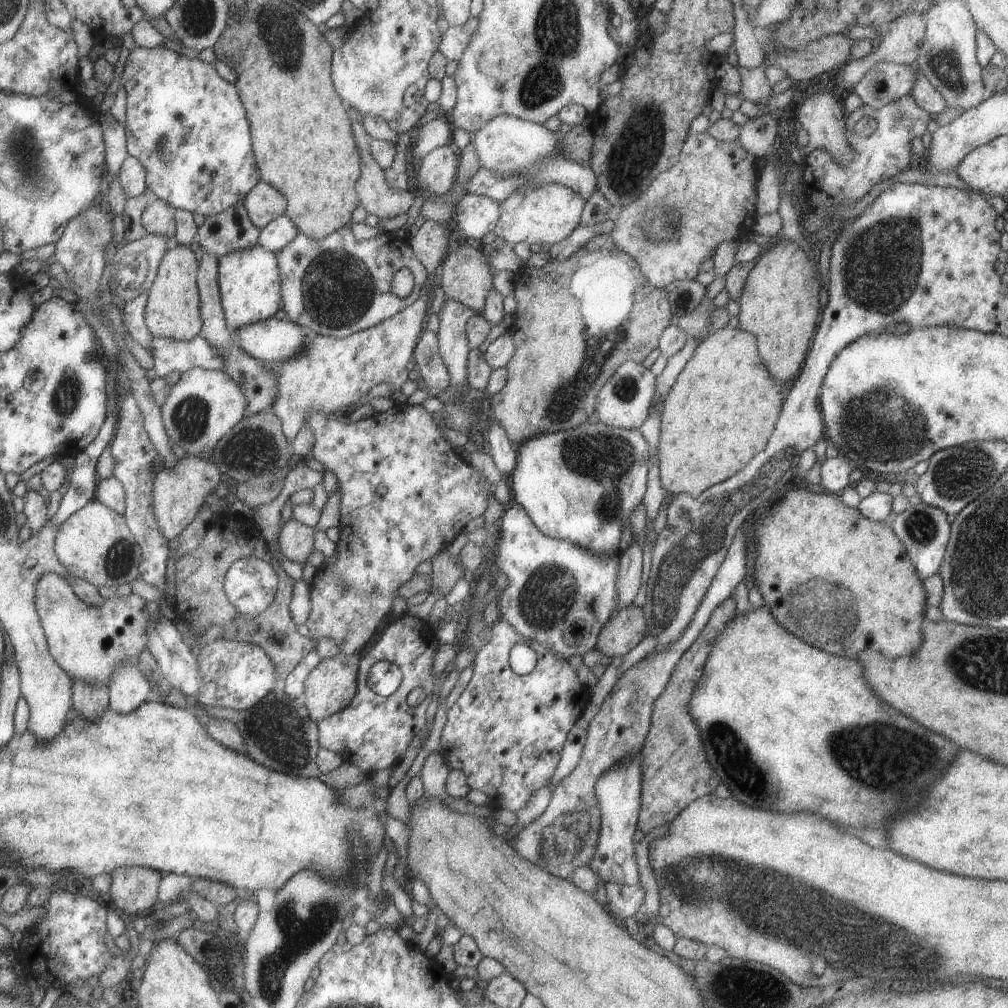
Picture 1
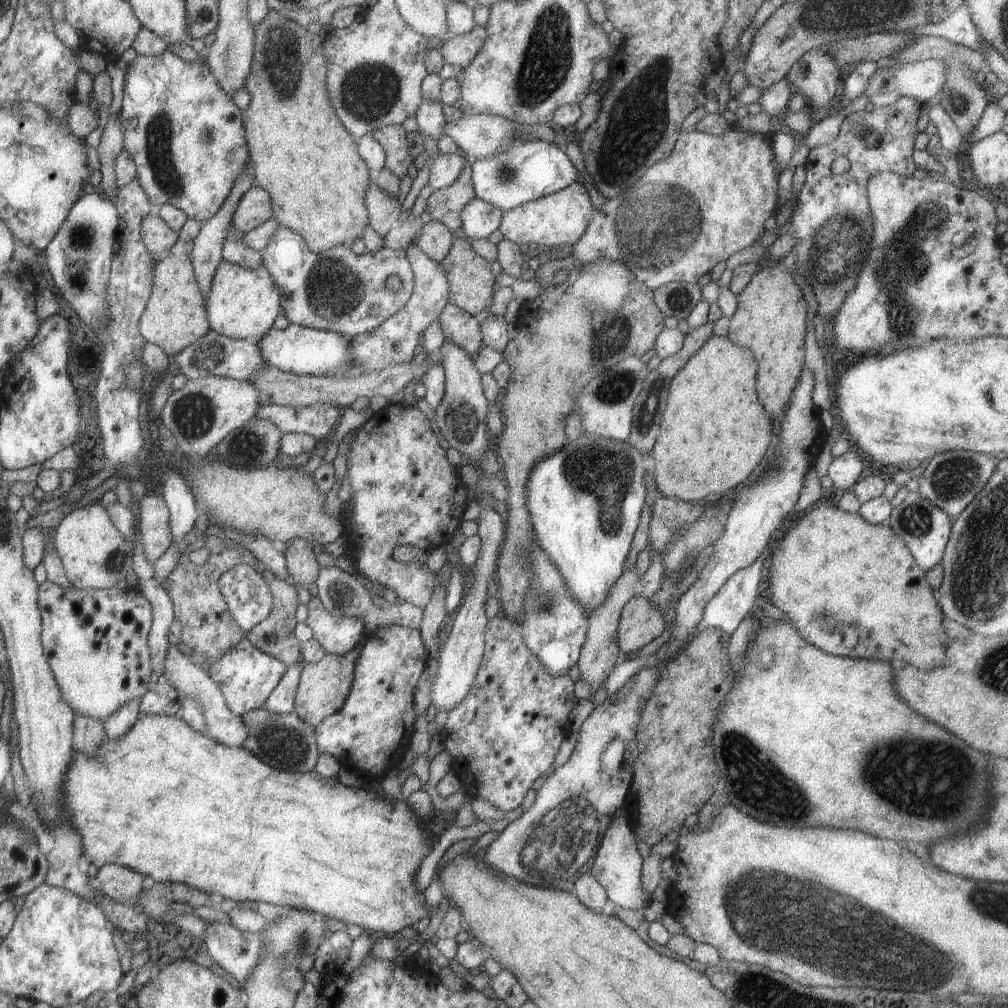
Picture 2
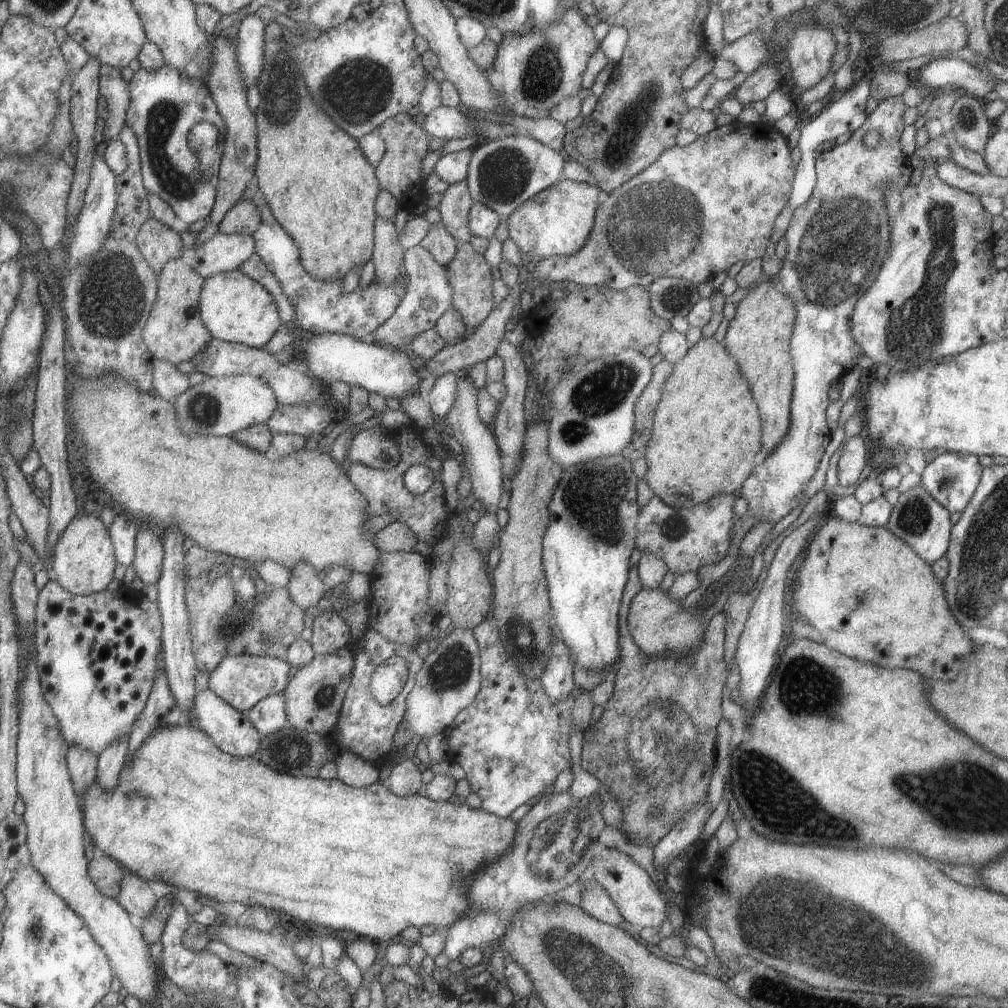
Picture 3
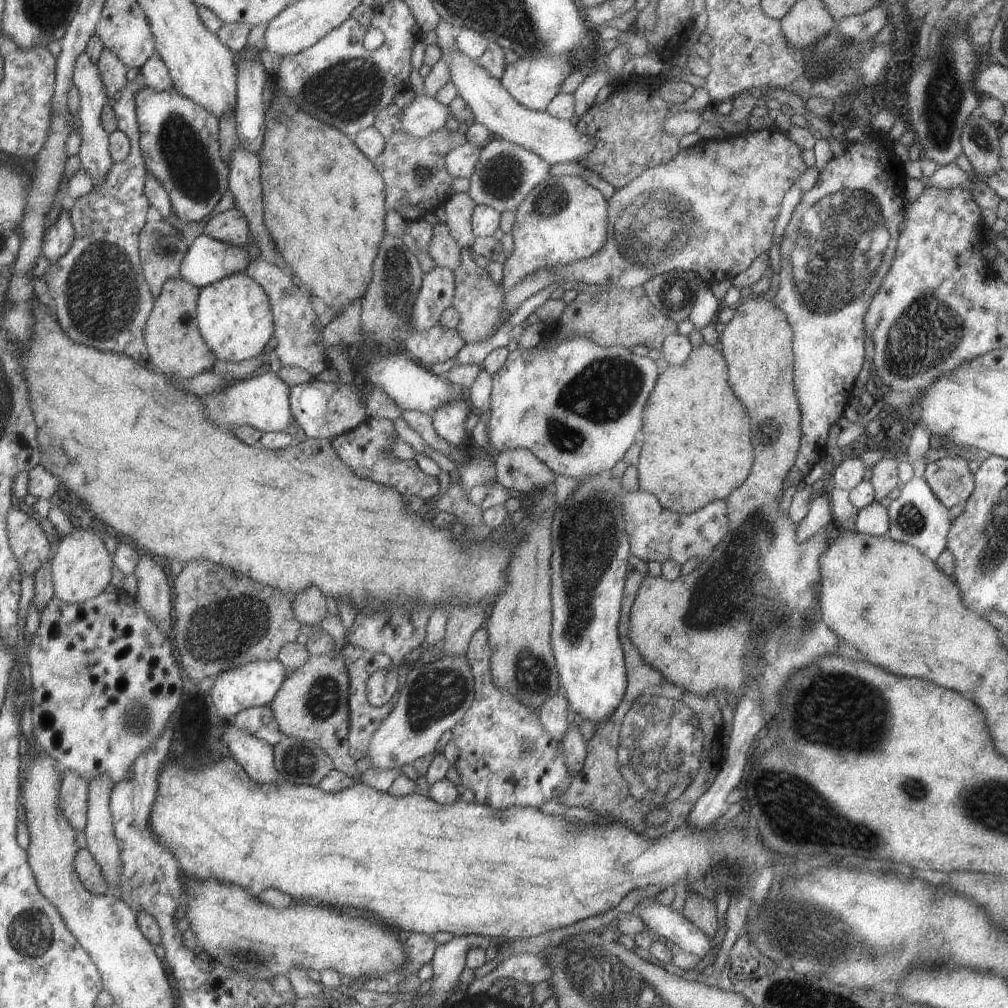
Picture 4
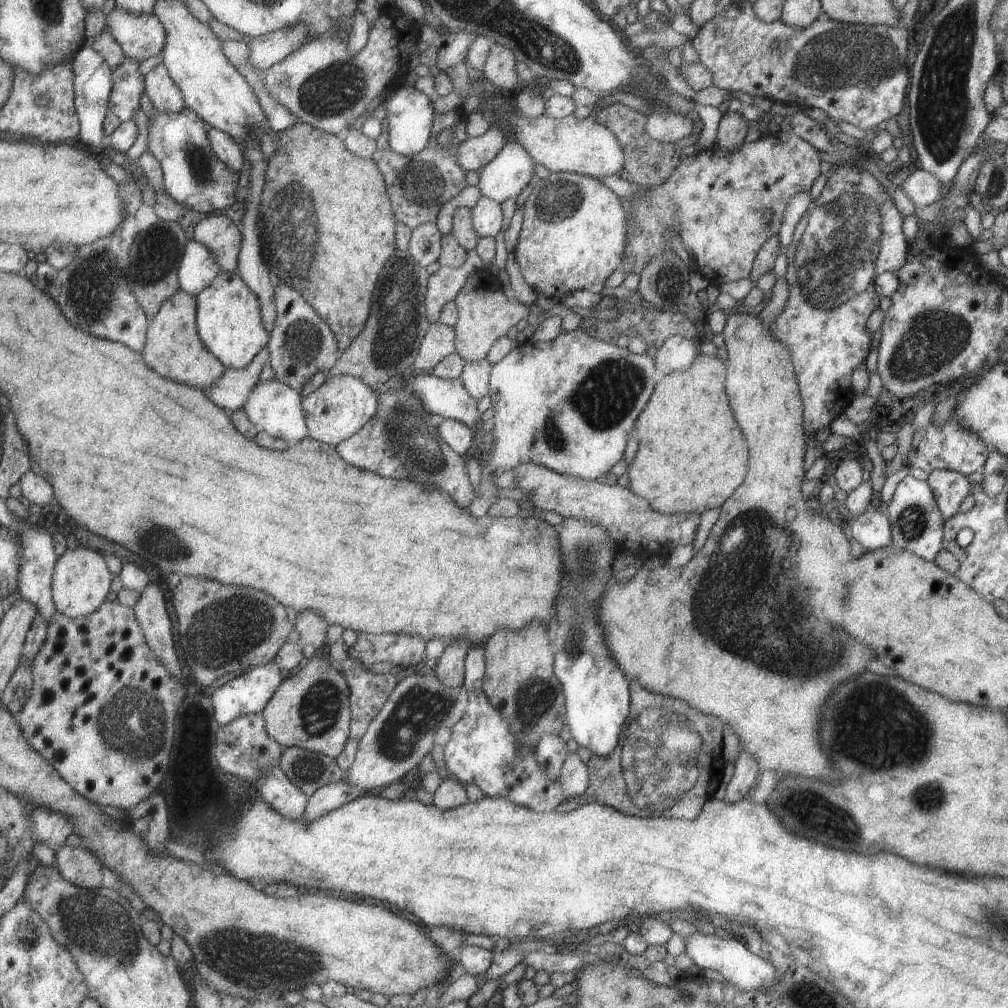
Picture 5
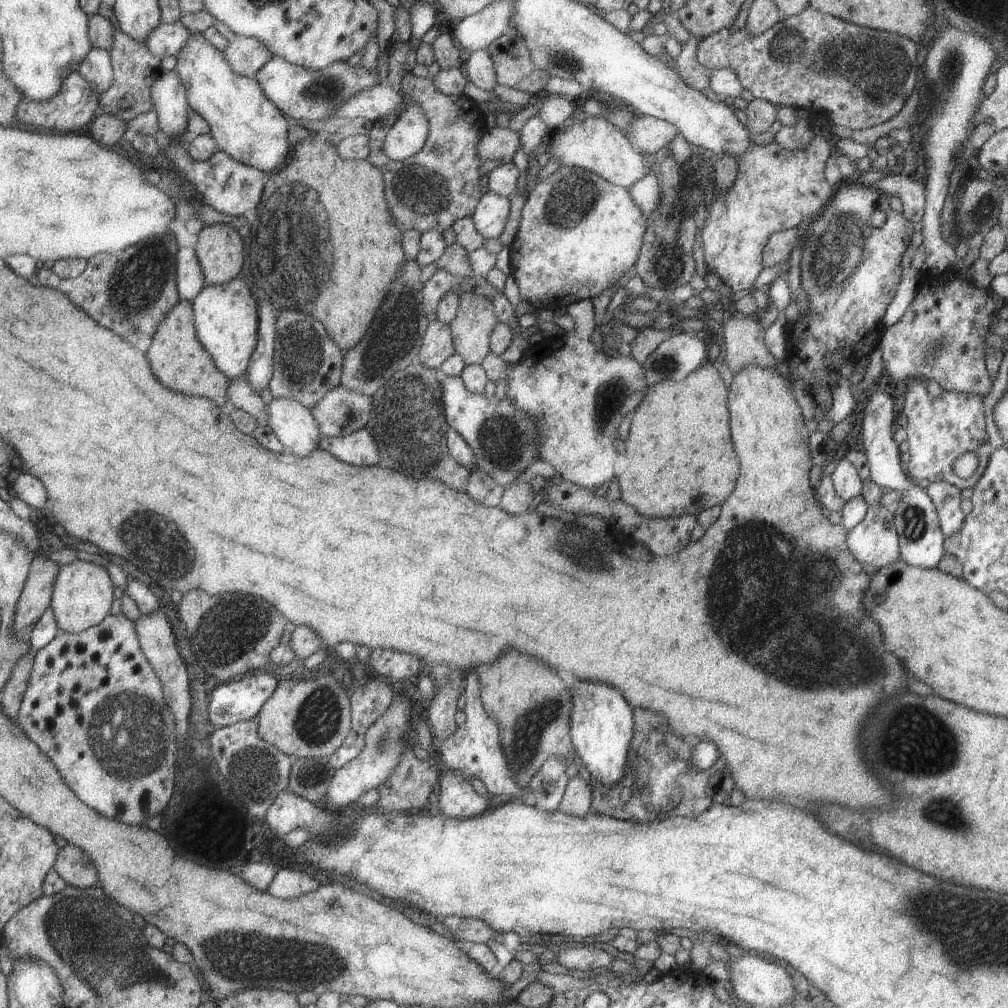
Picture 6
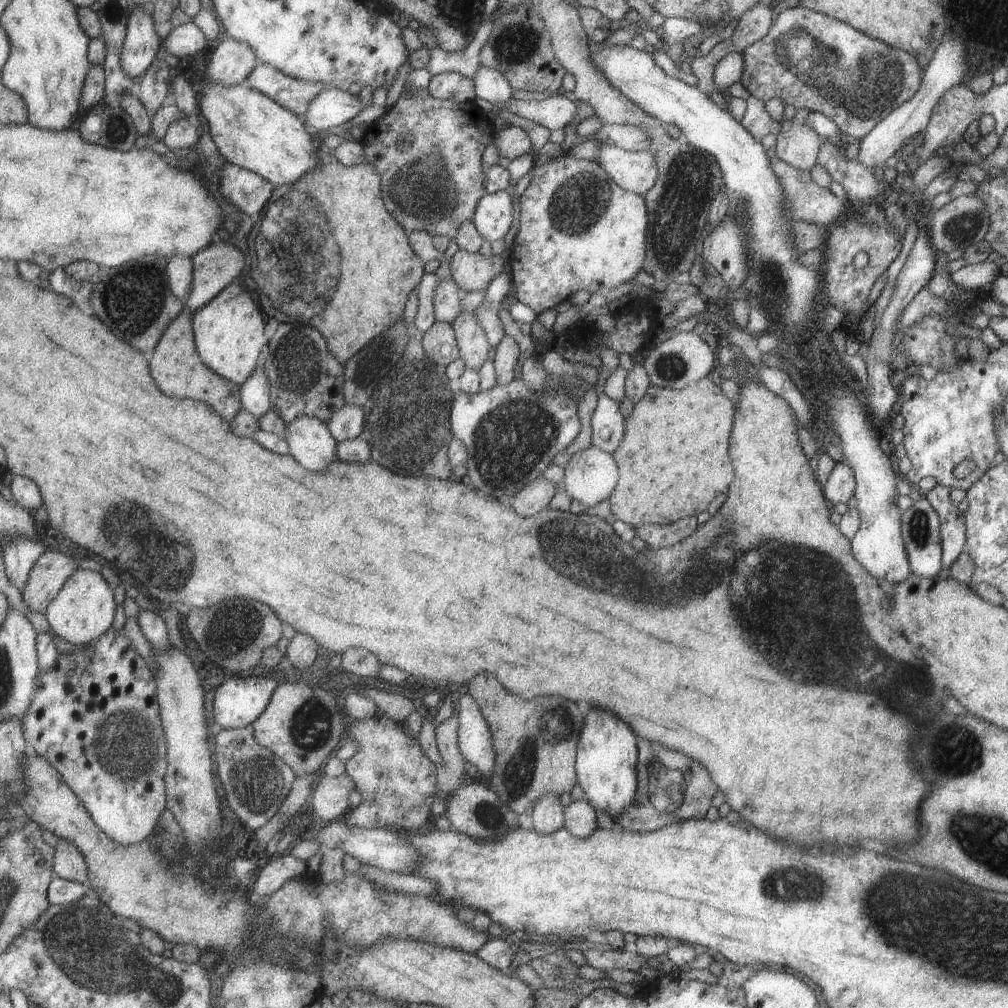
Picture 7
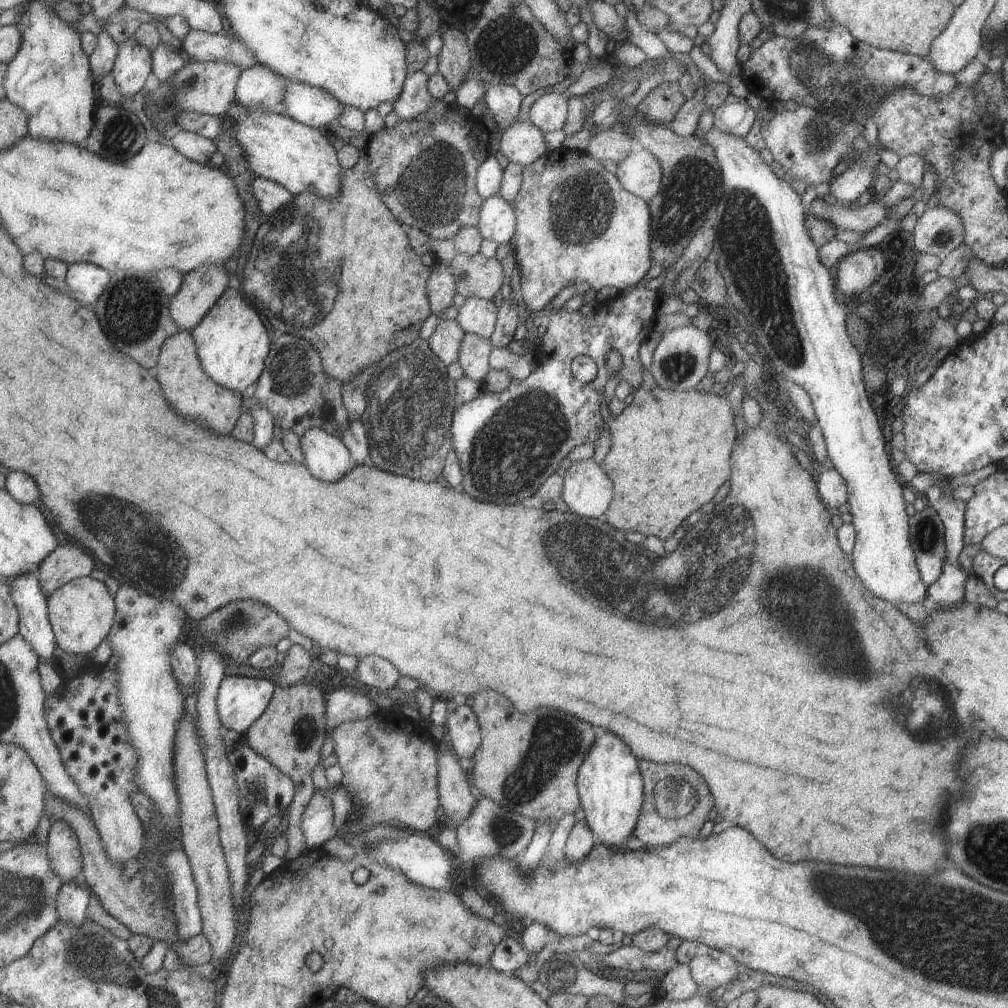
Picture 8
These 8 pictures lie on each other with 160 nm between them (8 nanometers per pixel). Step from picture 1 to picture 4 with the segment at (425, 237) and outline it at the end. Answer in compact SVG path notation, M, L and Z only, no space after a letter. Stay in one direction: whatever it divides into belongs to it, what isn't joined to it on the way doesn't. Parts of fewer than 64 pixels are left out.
M444 223L433 225L431 244L427 246L426 254L435 262L436 267L449 268L453 271L461 262L461 248L450 236L449 228Z

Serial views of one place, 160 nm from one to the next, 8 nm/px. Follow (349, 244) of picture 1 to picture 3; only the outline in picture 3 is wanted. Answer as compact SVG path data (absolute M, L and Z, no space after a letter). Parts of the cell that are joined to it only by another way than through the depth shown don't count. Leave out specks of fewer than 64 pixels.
M246 190L243 199L249 199L260 210L260 223L252 232L254 252L263 261L267 270L273 274L281 287L281 292L287 297L293 307L292 326L307 334L341 333L351 335L367 344L373 343L373 331L393 314L408 283L407 274L401 275L394 283L382 285L371 281L368 285L358 284L351 292L343 292L341 279L335 277L328 281L311 276L301 266L295 241L281 228L275 220L270 208L259 196L258 191Z

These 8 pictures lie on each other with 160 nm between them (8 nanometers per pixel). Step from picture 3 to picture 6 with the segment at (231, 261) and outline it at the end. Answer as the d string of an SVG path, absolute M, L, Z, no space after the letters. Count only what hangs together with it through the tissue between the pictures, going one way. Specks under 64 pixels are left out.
M178 247L174 263L178 298L191 302L194 296L204 287L202 270L194 249Z

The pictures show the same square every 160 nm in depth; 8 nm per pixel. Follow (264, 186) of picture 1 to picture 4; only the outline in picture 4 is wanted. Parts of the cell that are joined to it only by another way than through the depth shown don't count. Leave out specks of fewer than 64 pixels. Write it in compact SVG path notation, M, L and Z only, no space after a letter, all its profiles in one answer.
M237 209L227 210L211 216L203 225L202 235L225 242L229 246L241 246L249 236L248 223Z

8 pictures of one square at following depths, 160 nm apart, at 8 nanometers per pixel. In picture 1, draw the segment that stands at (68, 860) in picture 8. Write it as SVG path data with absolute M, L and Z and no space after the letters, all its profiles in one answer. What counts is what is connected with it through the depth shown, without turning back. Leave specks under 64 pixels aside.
M121 867L109 873L112 876L106 901L118 911L136 914L158 902L158 884L162 873L147 867Z

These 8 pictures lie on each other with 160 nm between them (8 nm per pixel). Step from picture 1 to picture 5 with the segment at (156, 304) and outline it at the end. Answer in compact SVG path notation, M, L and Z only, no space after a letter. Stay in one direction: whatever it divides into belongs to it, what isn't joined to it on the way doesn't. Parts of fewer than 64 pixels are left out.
M181 288L165 298L153 318L149 319L141 356L145 364L163 378L197 388L208 389L224 371L223 365L205 348L197 334L196 298Z

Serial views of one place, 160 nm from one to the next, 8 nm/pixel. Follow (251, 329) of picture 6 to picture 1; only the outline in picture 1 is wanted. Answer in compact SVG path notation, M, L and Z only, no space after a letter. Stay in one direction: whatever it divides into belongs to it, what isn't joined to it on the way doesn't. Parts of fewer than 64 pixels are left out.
M259 243L218 257L216 277L224 319L233 334L240 326L273 316L281 306L280 272L275 253Z

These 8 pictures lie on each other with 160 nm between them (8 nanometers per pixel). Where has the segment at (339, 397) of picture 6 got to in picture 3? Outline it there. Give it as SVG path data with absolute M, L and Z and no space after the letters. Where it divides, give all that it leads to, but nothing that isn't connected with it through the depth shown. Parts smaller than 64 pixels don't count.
M210 337L203 350L195 353L190 360L195 364L196 371L203 373L206 377L248 374L260 378L273 391L279 405L310 403L322 399L321 388L325 386L322 382L303 373L300 368L278 363L274 353L263 347L250 347Z

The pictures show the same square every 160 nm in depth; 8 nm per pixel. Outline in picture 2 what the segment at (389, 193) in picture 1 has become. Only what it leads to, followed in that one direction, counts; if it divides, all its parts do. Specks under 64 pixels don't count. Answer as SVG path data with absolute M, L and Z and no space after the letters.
M374 180L368 182L364 192L364 205L368 214L368 225L381 237L397 222L401 210L397 196L382 191Z

